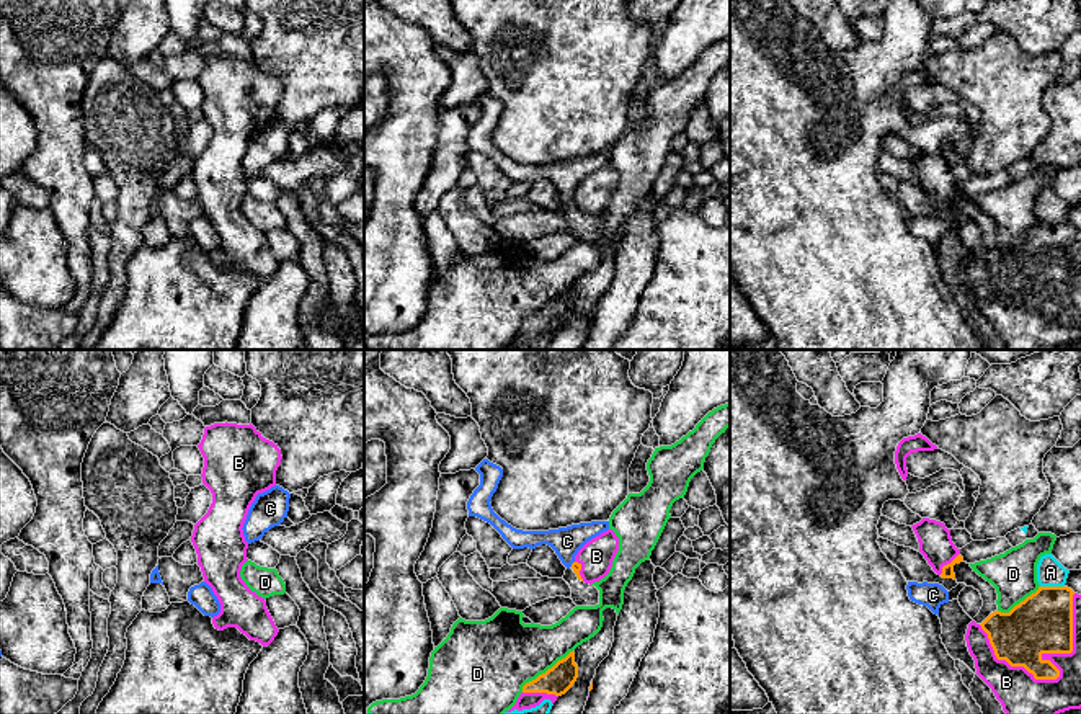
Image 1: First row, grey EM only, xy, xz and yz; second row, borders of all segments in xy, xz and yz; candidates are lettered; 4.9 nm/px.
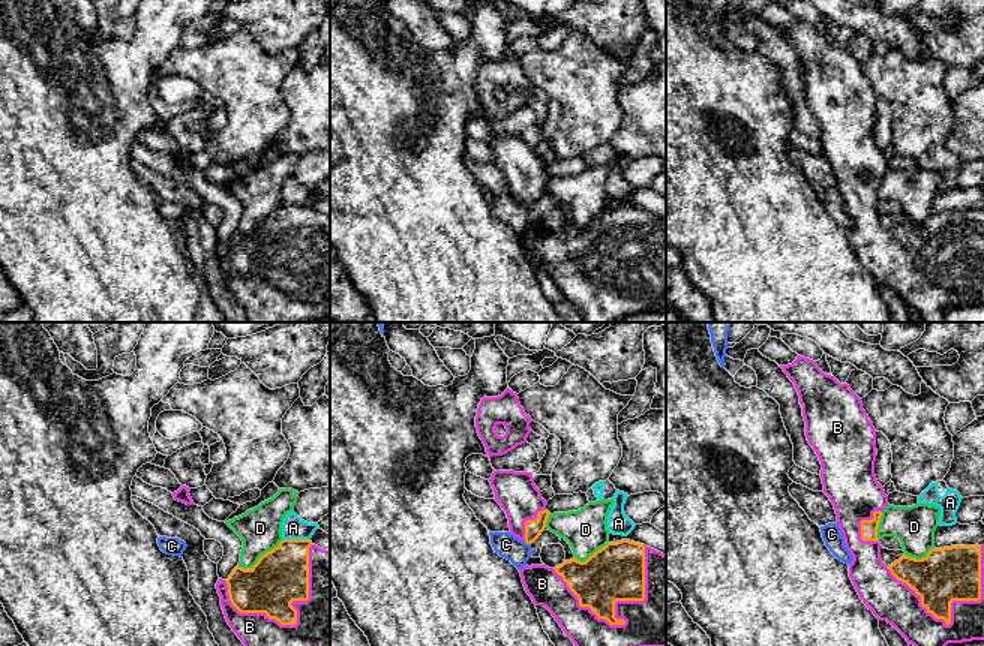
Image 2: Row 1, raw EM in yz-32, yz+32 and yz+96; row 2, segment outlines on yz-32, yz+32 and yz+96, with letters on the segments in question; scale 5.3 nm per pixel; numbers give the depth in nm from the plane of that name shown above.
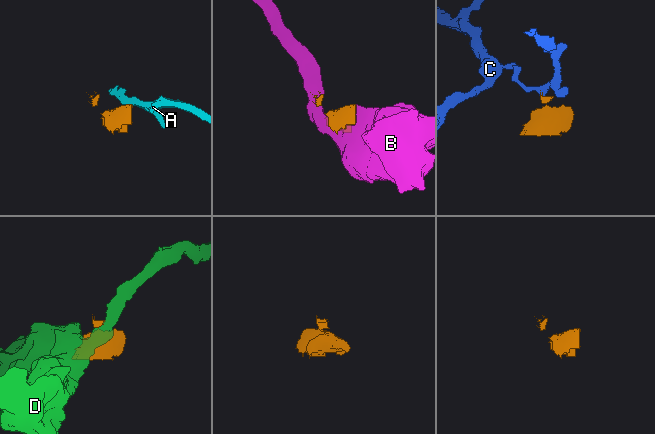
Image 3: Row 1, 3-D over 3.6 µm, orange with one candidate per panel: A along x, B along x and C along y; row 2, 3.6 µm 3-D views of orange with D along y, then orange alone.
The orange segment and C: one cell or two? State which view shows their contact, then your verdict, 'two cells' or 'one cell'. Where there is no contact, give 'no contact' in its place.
contact in xz; two cells

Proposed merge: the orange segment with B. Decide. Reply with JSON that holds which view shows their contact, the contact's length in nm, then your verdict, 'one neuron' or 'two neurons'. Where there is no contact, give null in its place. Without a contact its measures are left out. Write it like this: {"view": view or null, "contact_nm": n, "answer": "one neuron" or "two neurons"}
{"view": "yz", "contact_nm": 500, "answer": "one neuron"}

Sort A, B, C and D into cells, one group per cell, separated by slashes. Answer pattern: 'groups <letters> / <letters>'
groups A / B / C / D

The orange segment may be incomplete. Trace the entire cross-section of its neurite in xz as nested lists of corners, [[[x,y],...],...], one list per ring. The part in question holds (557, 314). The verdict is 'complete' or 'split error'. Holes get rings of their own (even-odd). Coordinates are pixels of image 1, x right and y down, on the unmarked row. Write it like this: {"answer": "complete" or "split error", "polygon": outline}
{"answer": "split error", "polygon": [[[570,286],[545,307],[526,317],[516,338],[506,346],[536,341],[544,333],[550,333],[554,338],[558,330],[565,328],[573,320],[576,312],[578,299],[575,297],[575,286]]]}

